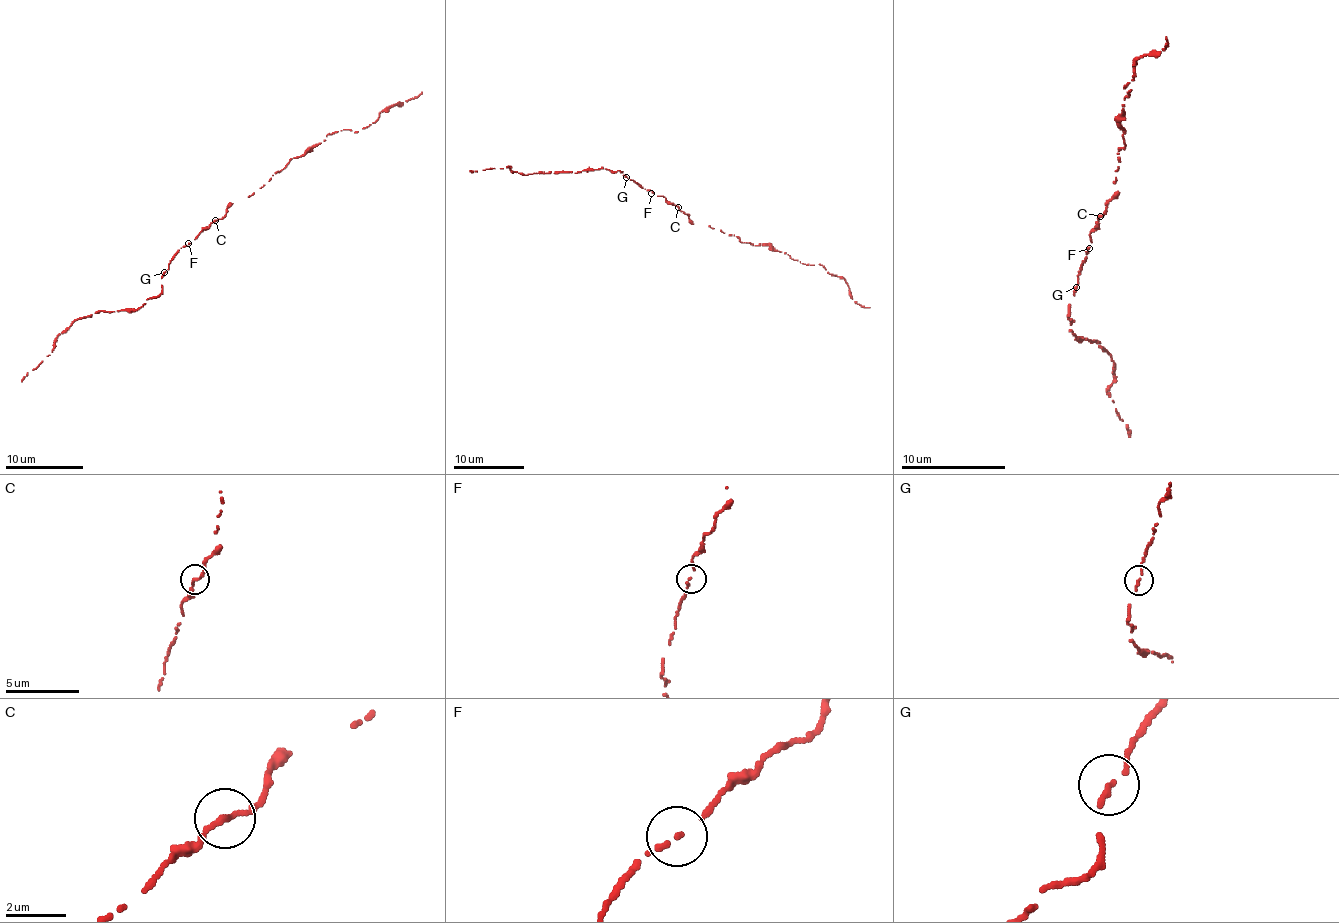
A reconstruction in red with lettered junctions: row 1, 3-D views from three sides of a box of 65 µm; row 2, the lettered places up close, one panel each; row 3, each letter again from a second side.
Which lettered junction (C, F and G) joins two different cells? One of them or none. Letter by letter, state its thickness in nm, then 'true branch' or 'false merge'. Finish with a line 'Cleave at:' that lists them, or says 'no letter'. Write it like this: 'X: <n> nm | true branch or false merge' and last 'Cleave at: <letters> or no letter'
C: 180 nm | true branch
F: 240 nm | true branch
G: 240 nm | true branch
Cleave at: no letter

